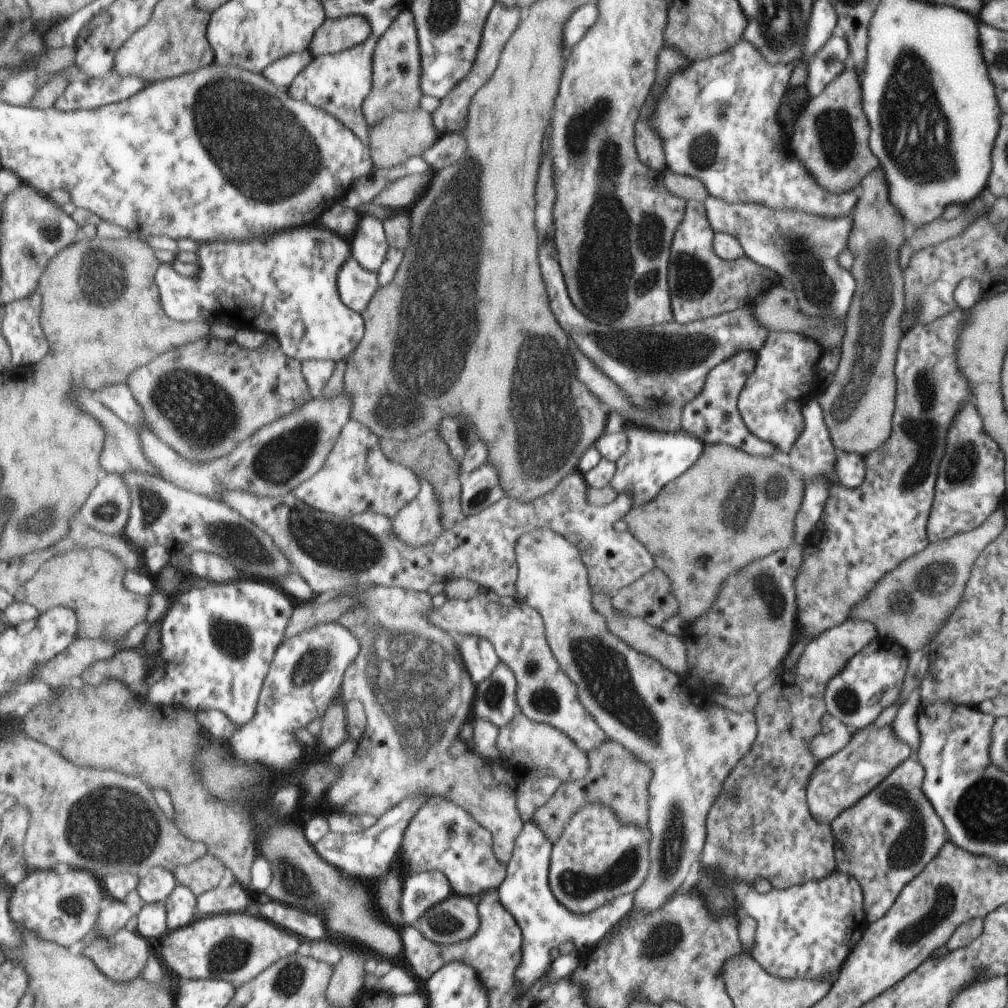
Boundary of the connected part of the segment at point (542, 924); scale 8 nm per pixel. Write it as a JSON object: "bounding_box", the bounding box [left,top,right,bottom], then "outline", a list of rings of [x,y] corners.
{"bounding_box":[497,819,633,992],"outline":[[[532,819],[524,822],[522,832],[516,838],[512,858],[507,862],[508,875],[505,882],[497,888],[500,904],[516,920],[521,928],[522,960],[514,972],[514,980],[518,984],[518,992],[526,992],[528,988],[538,983],[538,980],[550,967],[550,954],[561,944],[572,942],[579,951],[592,949],[618,923],[625,919],[633,908],[633,894],[618,896],[610,904],[604,904],[590,914],[570,912],[554,898],[549,885],[549,862],[552,860],[553,845],[544,832],[536,826]]]}

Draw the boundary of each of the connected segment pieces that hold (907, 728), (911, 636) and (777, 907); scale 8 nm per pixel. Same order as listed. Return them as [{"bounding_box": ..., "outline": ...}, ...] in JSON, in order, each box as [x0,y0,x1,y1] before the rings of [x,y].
[{"bounding_box":[890,685,920,752],"outline":[[[918,685],[909,694],[905,703],[898,708],[897,714],[890,724],[896,738],[906,742],[913,752],[918,751],[920,744],[920,733],[917,726],[920,705],[920,685]]]},{"bounding_box":[851,504,1006,654],"outline":[[[1003,504],[998,507],[989,519],[980,527],[976,527],[973,531],[961,533],[960,535],[954,535],[949,539],[940,540],[940,542],[929,543],[929,546],[924,551],[918,552],[917,555],[912,555],[909,559],[906,559],[896,571],[889,572],[880,583],[874,587],[873,592],[869,595],[869,598],[861,603],[851,615],[854,622],[866,621],[870,624],[874,624],[878,631],[878,638],[889,638],[891,641],[897,641],[899,645],[908,654],[926,648],[931,638],[938,634],[946,624],[946,620],[949,620],[958,610],[962,598],[964,598],[964,590],[966,590],[966,584],[970,580],[970,574],[972,574],[972,565],[976,562],[976,559],[980,556],[981,552],[1006,528],[1006,510],[1004,510]]]},{"bounding_box":[724,870,864,982],"outline":[[[836,870],[822,880],[809,881],[786,889],[772,887],[770,892],[761,894],[746,882],[728,882],[724,888],[730,888],[738,898],[738,906],[742,908],[741,918],[750,916],[757,920],[756,944],[750,955],[766,972],[783,979],[804,978],[806,980],[830,980],[836,982],[850,950],[862,936],[864,930],[864,914],[862,914],[862,892],[860,884],[848,884],[850,874]]]}]

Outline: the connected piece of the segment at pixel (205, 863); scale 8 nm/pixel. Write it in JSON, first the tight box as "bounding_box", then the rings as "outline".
{"bounding_box":[176,854,229,897],"outline":[[[212,854],[190,865],[182,865],[176,872],[178,880],[189,886],[199,897],[218,888],[228,874],[229,866]]]}

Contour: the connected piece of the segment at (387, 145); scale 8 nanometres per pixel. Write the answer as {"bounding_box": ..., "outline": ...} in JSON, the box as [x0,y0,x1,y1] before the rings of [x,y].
{"bounding_box":[368,107,439,168],"outline":[[[420,107],[410,111],[394,110],[384,120],[380,120],[376,126],[372,126],[368,145],[372,149],[373,166],[374,168],[400,166],[412,156],[422,156],[422,152],[428,150],[439,137],[428,111]]]}

